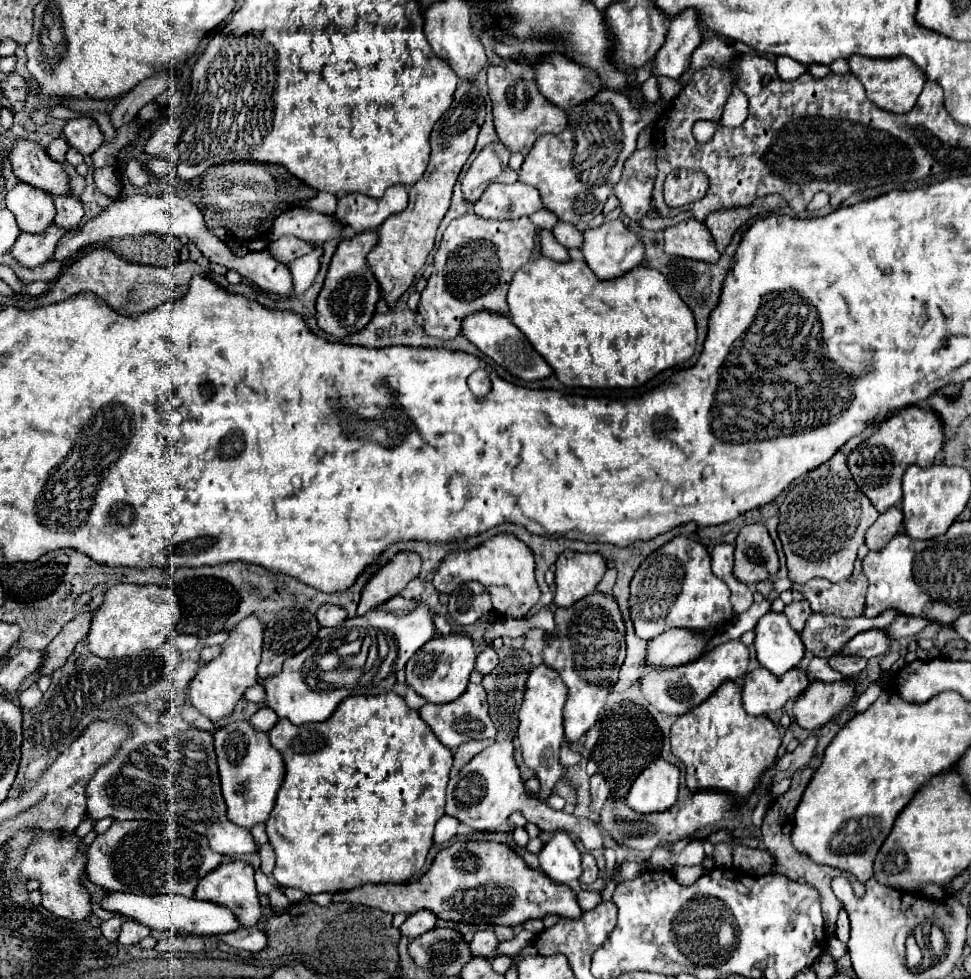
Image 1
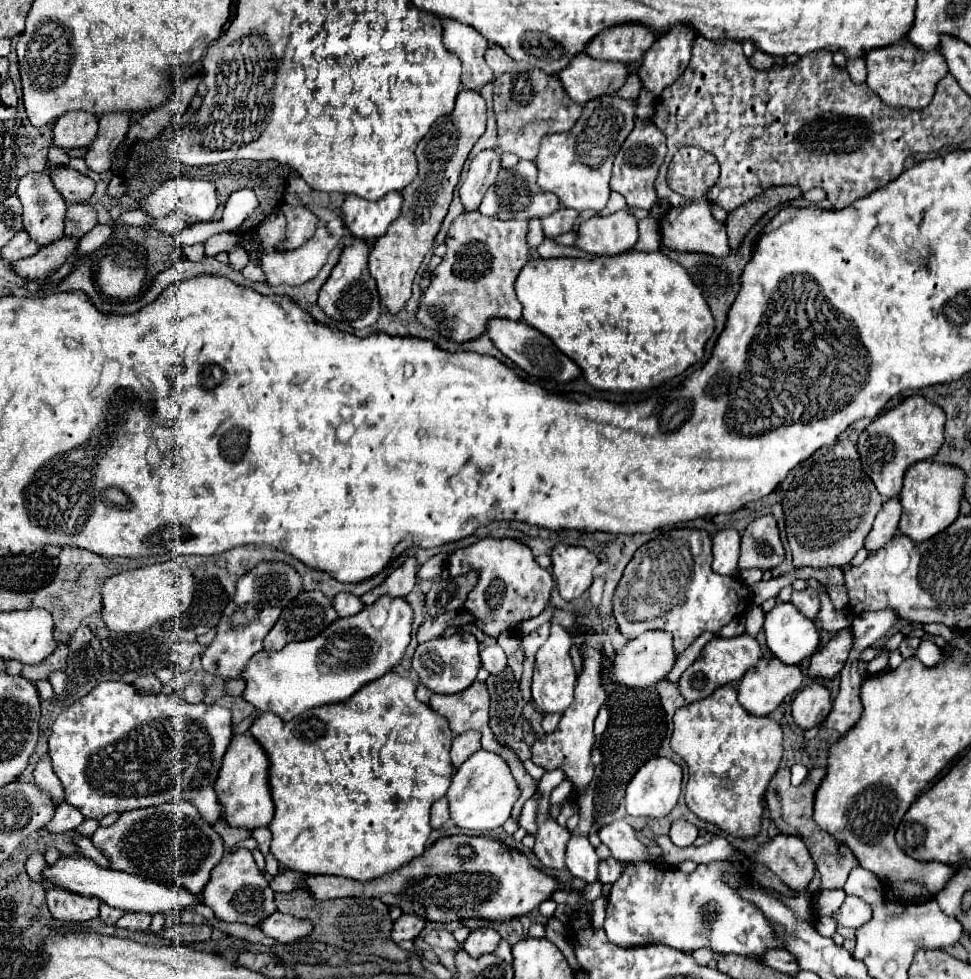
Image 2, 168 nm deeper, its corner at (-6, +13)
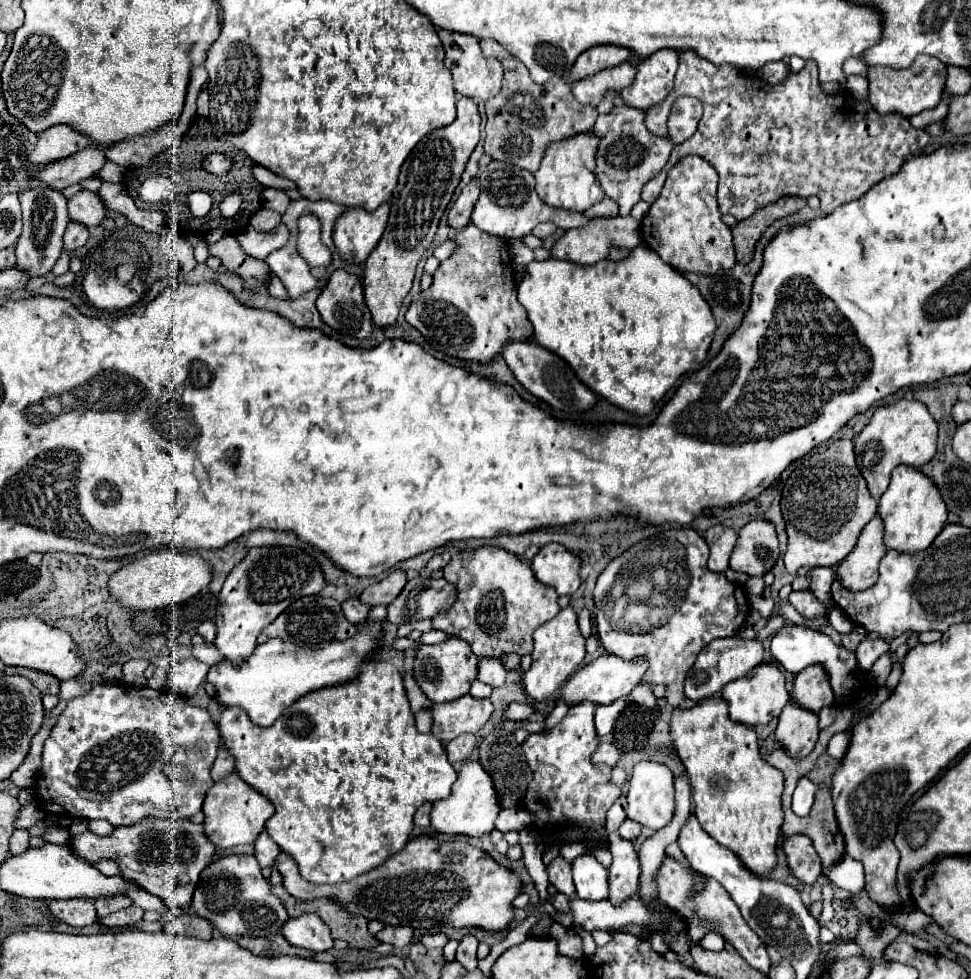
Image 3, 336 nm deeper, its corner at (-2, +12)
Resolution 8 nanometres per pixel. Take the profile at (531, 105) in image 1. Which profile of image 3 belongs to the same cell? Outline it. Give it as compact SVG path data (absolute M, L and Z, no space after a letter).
M480 40L480 46L484 54L496 58L504 68L504 82L500 92L486 102L488 122L484 152L494 160L536 172L550 142L576 136L578 132L588 132L594 126L598 110L590 104L578 104L570 92L570 82L558 78L548 80L546 84L536 84L524 64L508 54L496 40Z

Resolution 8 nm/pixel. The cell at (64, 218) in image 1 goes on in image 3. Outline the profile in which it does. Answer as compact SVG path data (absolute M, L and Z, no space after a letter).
M68 222L66 234L64 234L64 250L76 250L76 248L84 246L88 236L90 236L90 230L86 226L76 224L76 222Z

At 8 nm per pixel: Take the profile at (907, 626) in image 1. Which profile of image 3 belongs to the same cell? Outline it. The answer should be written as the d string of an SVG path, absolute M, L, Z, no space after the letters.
M844 732L836 734L832 738L832 744L830 744L830 756L836 758L836 760L840 760L844 756L846 748L848 748L848 734L844 734Z

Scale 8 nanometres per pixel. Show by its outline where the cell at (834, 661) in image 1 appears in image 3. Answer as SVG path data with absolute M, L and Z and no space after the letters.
M864 638L858 648L856 648L856 660L858 660L858 666L864 668L864 670L870 670L870 666L884 654L888 652L890 646L886 640L882 638Z

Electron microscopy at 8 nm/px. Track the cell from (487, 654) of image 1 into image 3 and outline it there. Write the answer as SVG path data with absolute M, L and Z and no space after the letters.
M480 658L478 662L478 680L490 686L502 686L506 680L506 668L500 658Z

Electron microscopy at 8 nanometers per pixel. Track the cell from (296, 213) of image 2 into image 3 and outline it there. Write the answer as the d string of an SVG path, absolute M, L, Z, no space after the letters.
M280 224L270 232L256 232L254 228L246 228L242 234L236 236L236 240L242 244L242 250L260 260L264 260L270 252L286 246L288 238L290 238L290 230L286 224Z

